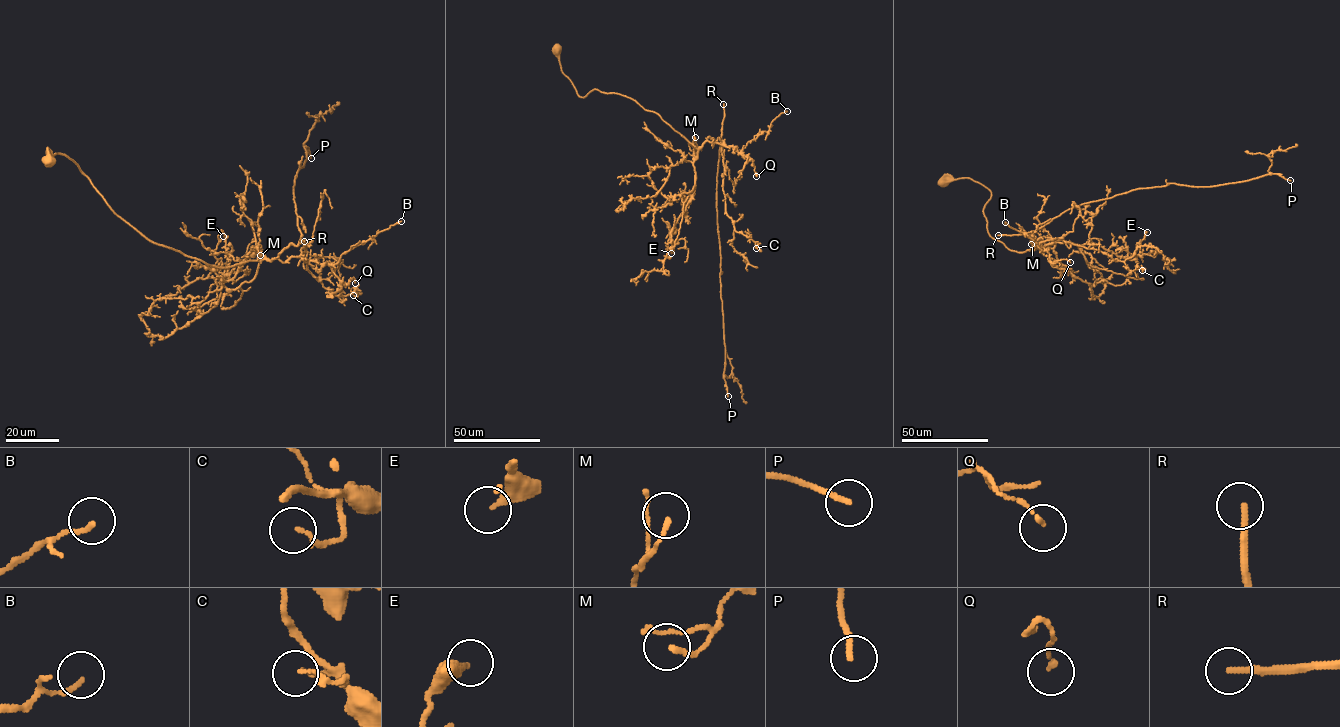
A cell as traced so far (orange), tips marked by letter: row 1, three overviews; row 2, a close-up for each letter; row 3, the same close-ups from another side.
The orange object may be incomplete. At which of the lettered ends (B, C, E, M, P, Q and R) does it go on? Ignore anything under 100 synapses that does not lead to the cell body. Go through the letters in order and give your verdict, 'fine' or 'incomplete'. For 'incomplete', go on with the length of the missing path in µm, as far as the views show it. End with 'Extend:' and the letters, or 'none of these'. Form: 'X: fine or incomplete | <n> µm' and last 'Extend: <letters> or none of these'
B: fine
C: fine
E: fine
M: fine
P: fine
Q: fine
R: incomplete | 160 µm
Extend: R

